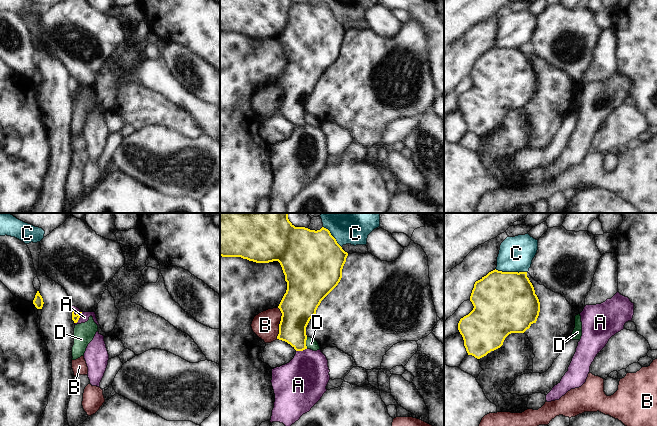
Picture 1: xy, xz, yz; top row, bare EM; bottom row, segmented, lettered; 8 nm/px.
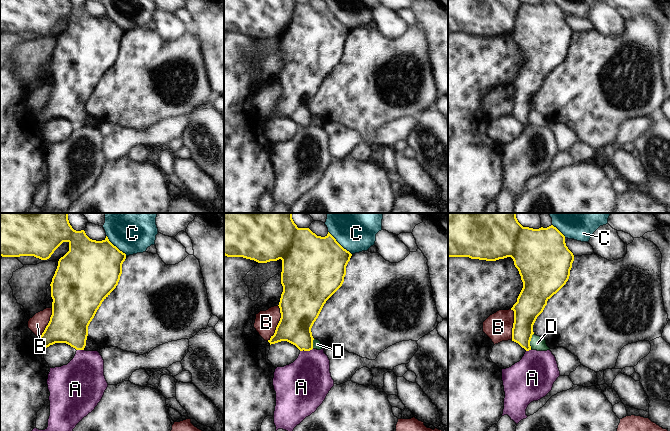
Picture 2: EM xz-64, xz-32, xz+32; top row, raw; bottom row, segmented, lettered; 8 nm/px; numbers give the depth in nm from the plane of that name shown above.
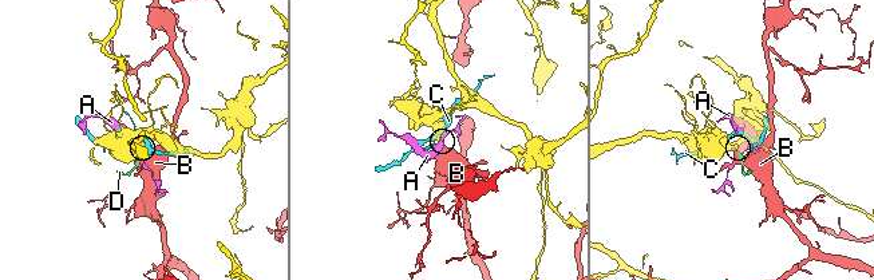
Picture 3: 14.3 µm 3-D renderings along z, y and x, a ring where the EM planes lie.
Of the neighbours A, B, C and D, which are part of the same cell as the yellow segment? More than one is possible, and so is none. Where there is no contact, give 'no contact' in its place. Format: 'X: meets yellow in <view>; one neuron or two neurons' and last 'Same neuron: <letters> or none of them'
A: meets yellow in xy; two neurons
B: meets yellow in xz; two neurons
C: meets yellow in yz; two neurons
D: meets yellow in xz; two neurons
Same neuron: none of them

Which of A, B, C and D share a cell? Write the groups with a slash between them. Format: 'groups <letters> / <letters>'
groups A / B / C / D

